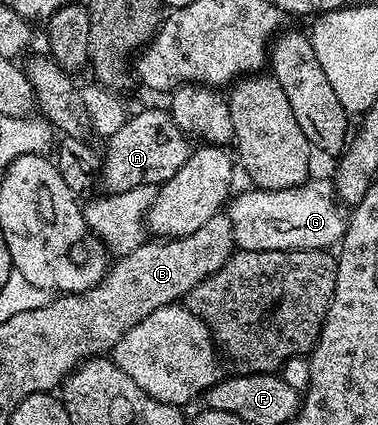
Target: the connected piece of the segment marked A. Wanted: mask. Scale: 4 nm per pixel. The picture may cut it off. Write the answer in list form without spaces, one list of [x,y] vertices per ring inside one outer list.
[[[157,107],[151,108],[150,111],[141,111],[138,115],[137,112],[130,114],[123,129],[119,129],[119,133],[108,136],[107,143],[109,148],[103,151],[99,179],[102,184],[105,182],[104,190],[109,193],[166,183],[171,177],[175,177],[175,173],[179,173],[179,169],[183,169],[191,154],[190,136],[181,131],[168,110],[160,111]]]

